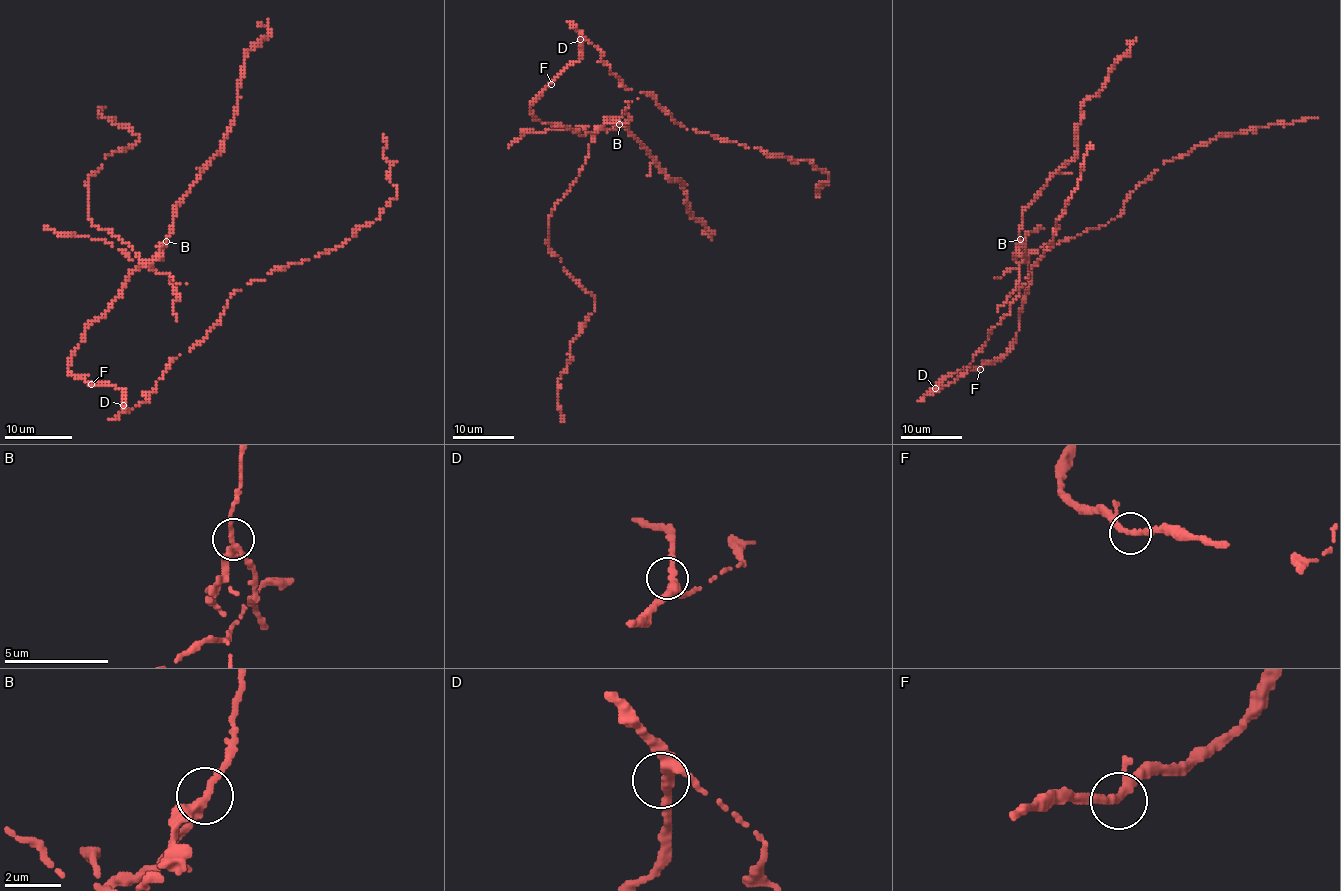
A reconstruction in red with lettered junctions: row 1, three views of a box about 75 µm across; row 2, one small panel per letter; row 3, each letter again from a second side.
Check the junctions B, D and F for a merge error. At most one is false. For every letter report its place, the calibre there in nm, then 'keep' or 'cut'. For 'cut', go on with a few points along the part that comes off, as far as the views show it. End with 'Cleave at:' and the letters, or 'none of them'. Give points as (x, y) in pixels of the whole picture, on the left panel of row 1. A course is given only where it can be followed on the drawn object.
B: place (166, 241); calibre 280 nm; cut; course (165, 240), (150, 269), (89, 218), (87, 178), (106, 156), (140, 139), (99, 115), (104, 107)
D: place (123, 405); calibre 280 nm; keep
F: place (91, 384); calibre 240 nm; keep
Cleave at: B

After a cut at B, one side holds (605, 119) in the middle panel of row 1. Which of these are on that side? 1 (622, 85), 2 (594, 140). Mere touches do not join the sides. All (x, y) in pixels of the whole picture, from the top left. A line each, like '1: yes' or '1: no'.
1: no
2: yes

